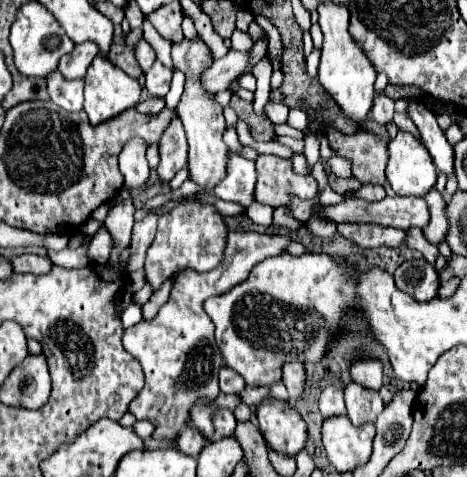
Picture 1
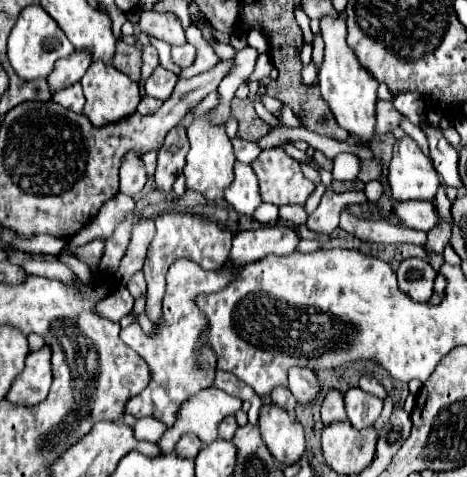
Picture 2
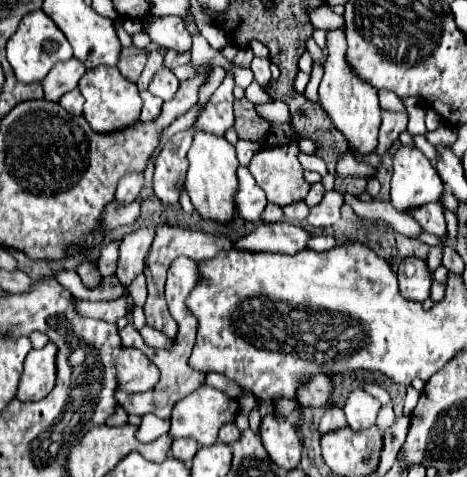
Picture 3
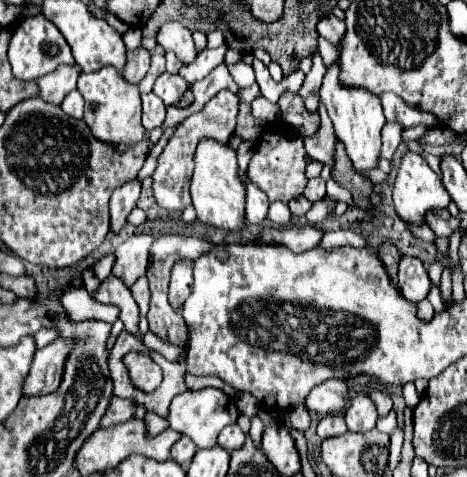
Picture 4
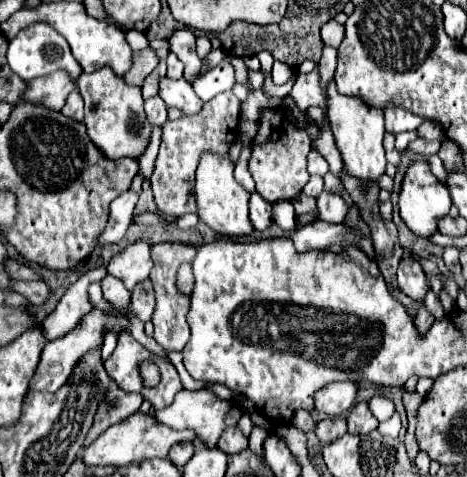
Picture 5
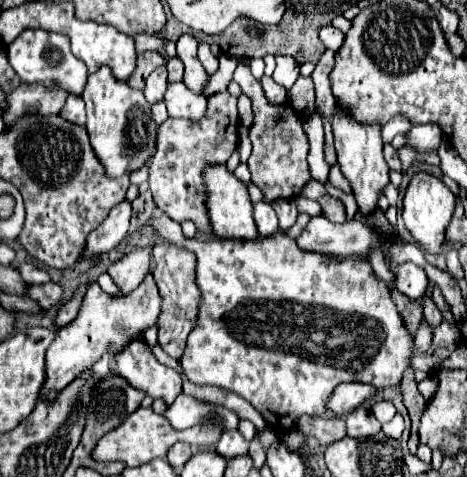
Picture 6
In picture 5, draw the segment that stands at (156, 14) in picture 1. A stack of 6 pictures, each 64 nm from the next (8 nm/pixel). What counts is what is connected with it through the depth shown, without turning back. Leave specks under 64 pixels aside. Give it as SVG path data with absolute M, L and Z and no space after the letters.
M178 28L176 32L172 32L168 42L170 42L170 52L174 52L178 60L184 64L184 78L192 84L198 78L200 70L200 58L196 54L196 44L194 44L196 36L188 28Z

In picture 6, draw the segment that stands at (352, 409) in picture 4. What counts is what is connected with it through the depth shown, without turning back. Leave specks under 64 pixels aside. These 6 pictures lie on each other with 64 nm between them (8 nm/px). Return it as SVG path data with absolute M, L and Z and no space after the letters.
M360 406L360 408L352 410L346 416L346 424L348 424L348 436L350 438L374 436L382 428L382 424L372 416L370 408L366 408L366 406Z

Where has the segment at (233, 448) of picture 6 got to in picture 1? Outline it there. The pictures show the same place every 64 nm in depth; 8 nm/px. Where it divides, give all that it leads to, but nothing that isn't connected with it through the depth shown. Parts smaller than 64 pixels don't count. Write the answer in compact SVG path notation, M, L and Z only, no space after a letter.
M218 408L212 416L212 422L214 422L214 436L216 438L232 436L232 432L236 428L236 418L230 408Z

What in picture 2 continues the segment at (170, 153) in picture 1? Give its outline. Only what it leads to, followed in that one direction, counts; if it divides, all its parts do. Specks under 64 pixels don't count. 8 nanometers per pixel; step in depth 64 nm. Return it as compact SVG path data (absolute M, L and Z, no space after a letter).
M176 126L172 132L168 132L162 148L158 150L158 166L156 166L156 186L164 192L172 190L172 184L178 174L182 174L182 168L186 164L186 152L188 152L188 136L186 130Z

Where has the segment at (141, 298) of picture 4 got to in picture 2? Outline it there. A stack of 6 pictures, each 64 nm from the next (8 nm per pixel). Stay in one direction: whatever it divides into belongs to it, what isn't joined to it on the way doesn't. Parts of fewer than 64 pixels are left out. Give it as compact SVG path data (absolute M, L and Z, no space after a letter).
M136 272L136 276L132 276L132 280L128 282L128 290L130 290L130 294L134 298L140 296L142 292L146 292L146 280L144 280L144 274L142 272Z

